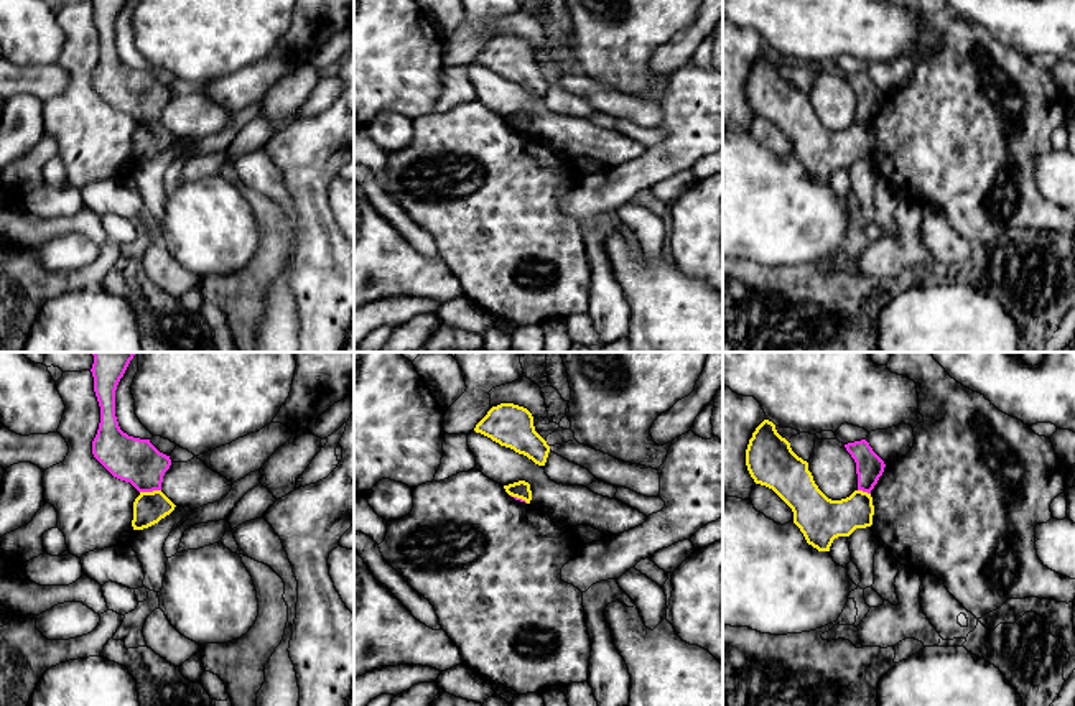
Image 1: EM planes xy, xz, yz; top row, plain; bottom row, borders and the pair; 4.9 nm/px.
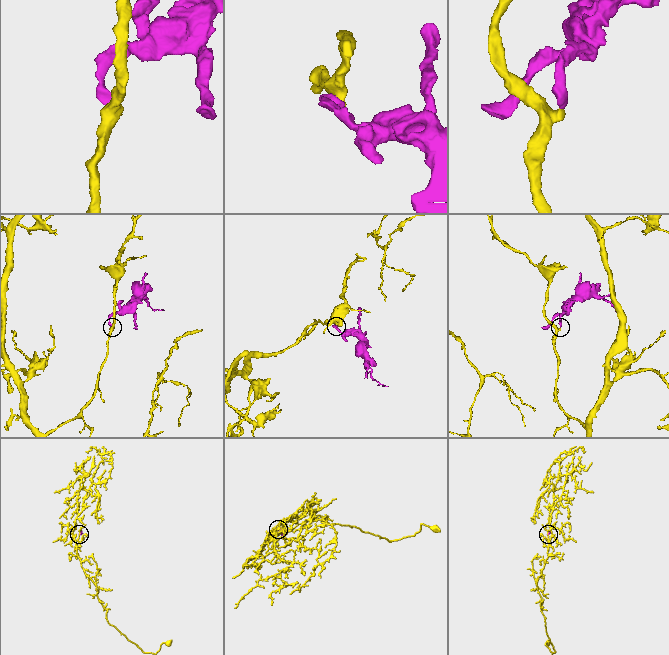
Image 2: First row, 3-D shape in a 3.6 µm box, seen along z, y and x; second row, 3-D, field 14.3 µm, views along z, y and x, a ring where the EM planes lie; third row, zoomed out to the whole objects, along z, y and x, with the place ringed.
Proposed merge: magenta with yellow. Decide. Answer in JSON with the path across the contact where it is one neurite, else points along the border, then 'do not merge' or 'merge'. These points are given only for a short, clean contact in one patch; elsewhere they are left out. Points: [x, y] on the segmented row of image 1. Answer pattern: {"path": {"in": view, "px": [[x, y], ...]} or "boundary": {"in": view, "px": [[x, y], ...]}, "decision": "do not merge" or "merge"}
{"boundary": {"in": "xy", "px": [[160, 489], [140, 492]]}, "decision": "do not merge"}

